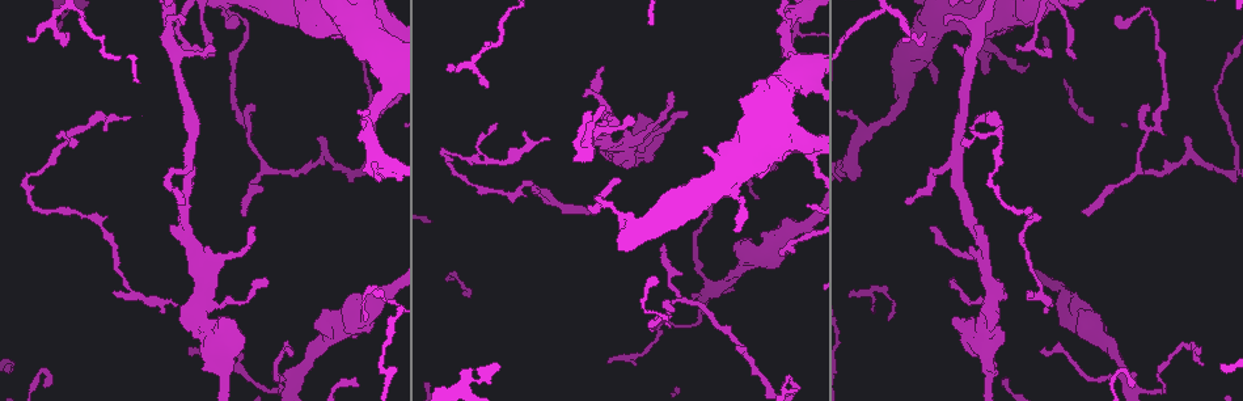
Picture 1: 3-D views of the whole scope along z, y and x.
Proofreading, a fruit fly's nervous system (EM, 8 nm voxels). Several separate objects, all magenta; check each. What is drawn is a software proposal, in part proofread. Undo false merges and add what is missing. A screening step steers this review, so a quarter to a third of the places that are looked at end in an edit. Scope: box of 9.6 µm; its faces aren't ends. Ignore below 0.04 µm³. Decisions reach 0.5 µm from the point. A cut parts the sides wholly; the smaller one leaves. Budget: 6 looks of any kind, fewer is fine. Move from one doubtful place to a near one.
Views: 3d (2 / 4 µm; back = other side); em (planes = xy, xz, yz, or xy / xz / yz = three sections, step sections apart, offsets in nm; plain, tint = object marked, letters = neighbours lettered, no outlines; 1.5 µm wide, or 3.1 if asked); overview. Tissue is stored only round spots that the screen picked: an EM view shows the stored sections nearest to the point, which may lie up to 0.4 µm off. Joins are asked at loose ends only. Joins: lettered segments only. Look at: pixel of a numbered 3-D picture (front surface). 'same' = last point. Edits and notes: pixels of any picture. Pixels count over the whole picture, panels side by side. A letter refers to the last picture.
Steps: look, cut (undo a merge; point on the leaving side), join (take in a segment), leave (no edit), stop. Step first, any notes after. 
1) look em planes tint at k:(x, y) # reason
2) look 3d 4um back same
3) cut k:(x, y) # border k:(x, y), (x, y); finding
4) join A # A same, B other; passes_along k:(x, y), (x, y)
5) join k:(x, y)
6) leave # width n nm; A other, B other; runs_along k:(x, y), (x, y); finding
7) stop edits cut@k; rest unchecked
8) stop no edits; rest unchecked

look 3d 2um back at 1:(1043, 351) # tapers out

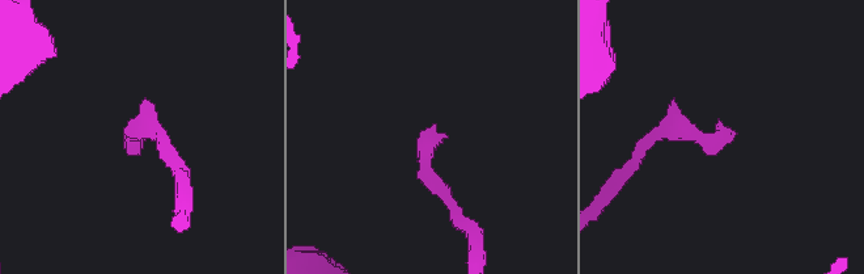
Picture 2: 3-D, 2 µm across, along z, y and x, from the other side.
look em planes letters at 2:(444, 136)

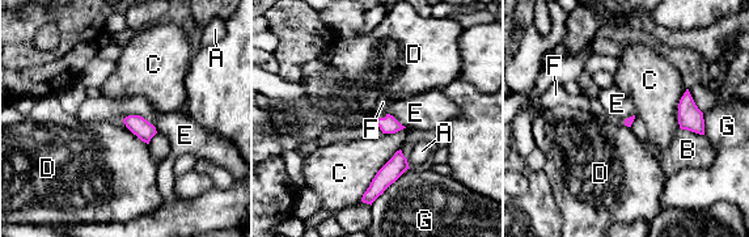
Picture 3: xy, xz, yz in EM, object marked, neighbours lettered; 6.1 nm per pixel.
join 3:(383, 102) # longest_contact C 400 nm; A other, B other, C other, D other, E other, F same, G other; passes_along 3:(389, 125), (381, 118), (383, 102); the neuron continues

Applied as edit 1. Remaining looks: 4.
look em yz step 8 letters at 1:(318, 138) # thin end

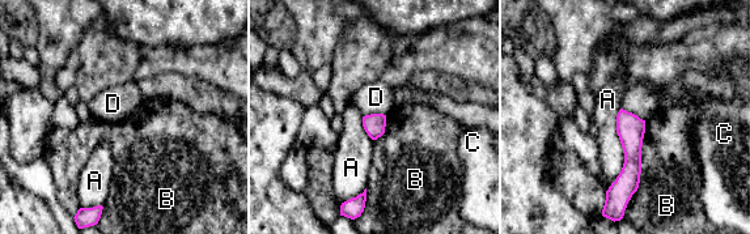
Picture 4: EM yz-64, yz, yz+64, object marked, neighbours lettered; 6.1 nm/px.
look em planes letters same

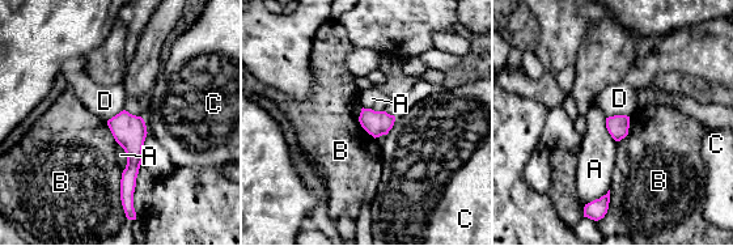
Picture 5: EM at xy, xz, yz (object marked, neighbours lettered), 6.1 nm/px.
leave # width 130 nm; A other, B other, C other, D other; border 5:(628, 115), (609, 115), (606, 118); none of them fits

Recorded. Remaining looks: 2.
stop edits join@3; rest unchecked

